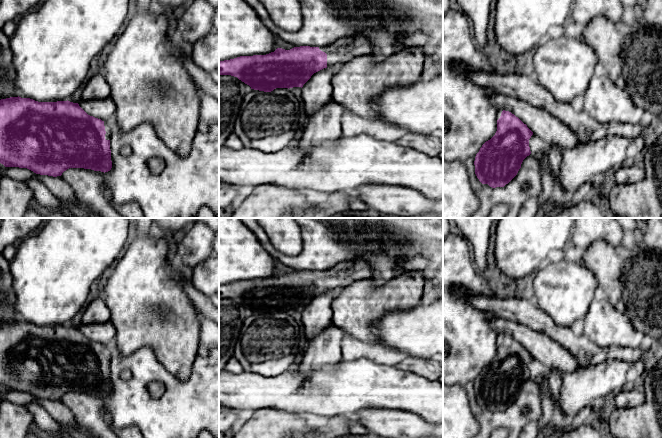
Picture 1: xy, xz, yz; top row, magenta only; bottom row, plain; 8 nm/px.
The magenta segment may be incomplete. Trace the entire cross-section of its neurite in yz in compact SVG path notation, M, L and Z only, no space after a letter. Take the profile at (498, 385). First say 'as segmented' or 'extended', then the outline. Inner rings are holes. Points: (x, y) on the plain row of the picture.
extended | M498 333L497 355L476 378L475 398L482 408L504 411L518 397L523 384L531 378L529 363L533 356L509 335Z

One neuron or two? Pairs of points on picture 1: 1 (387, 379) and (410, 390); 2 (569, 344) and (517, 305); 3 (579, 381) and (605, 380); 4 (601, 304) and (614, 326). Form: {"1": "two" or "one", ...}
{"1": "one", "2": "one", "3": "one", "4": "one"}

